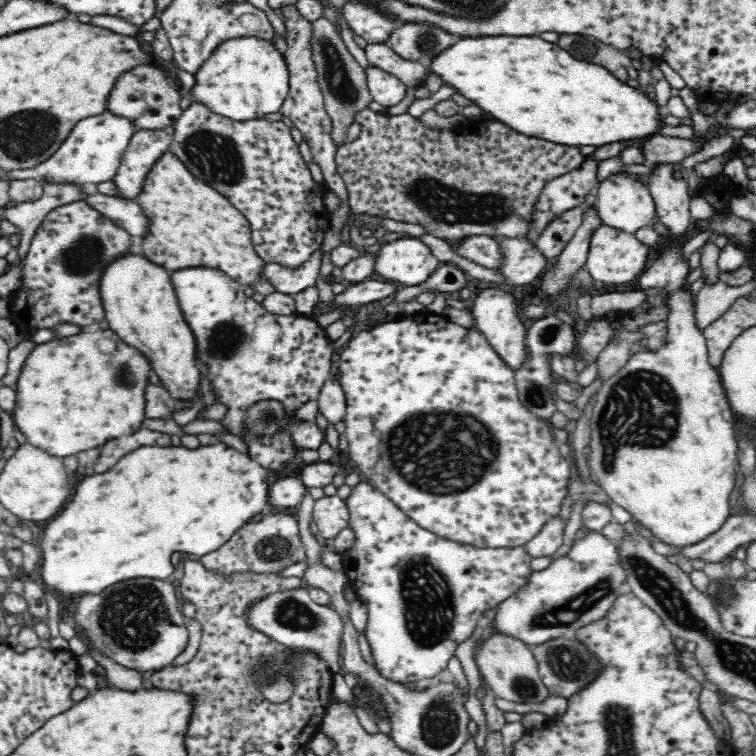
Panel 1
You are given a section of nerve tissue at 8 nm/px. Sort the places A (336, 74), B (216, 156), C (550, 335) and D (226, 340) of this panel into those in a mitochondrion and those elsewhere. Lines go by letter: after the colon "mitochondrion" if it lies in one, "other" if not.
A: mitochondrion
B: mitochondrion
C: mitochondrion
D: mitochondrion

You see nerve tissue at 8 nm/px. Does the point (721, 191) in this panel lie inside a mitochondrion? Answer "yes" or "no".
no

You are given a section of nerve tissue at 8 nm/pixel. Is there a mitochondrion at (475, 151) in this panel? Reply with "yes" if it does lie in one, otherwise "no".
no

